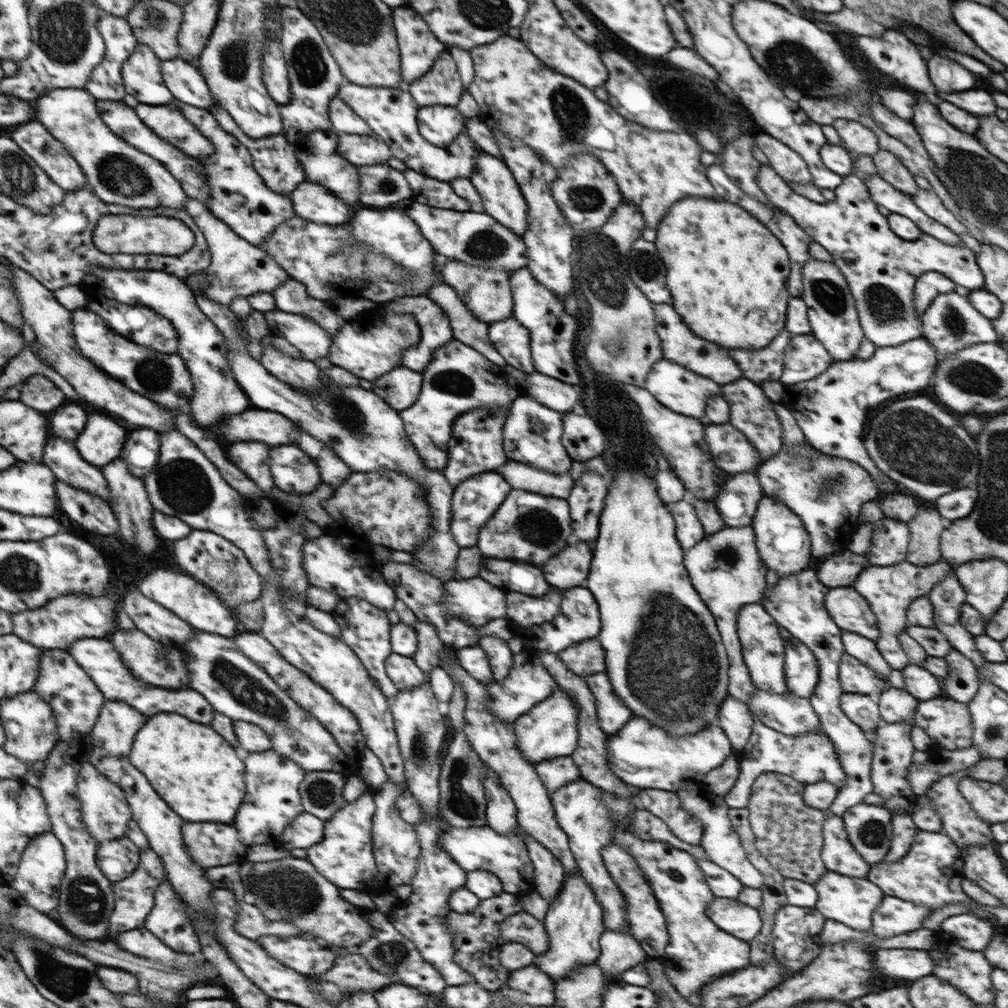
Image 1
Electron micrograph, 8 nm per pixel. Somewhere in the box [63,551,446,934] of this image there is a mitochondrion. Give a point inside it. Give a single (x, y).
(290, 890)

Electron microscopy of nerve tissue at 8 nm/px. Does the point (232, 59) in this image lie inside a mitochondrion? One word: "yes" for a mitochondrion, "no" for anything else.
yes

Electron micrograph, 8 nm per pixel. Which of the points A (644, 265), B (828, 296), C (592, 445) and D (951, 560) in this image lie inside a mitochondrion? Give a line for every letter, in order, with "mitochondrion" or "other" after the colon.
A: mitochondrion
B: mitochondrion
C: other
D: other

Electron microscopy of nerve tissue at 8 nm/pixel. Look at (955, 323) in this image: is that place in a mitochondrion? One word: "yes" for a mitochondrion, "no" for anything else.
yes

